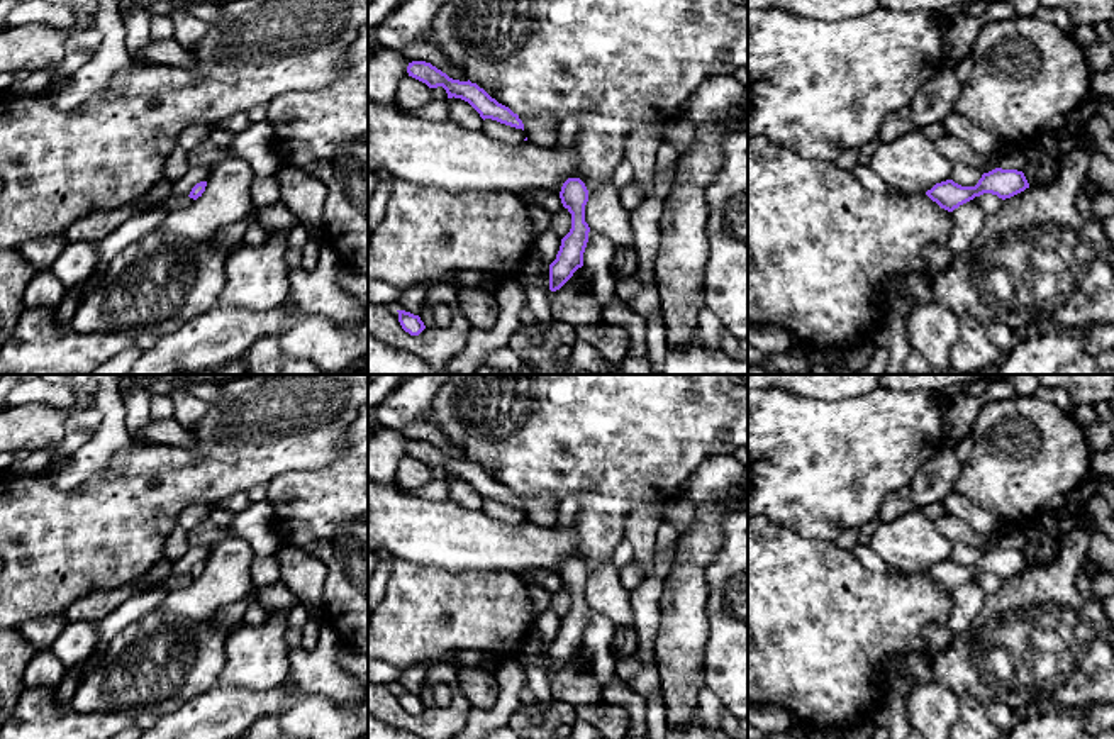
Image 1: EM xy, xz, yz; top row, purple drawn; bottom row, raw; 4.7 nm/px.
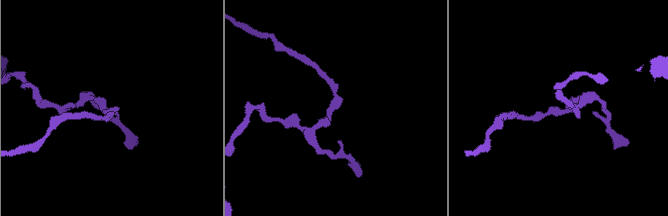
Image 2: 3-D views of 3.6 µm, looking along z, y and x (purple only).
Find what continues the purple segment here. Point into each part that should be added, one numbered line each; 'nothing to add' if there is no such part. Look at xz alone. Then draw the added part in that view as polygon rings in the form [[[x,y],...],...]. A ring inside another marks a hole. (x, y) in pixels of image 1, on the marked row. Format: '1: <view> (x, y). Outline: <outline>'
nothing to add

